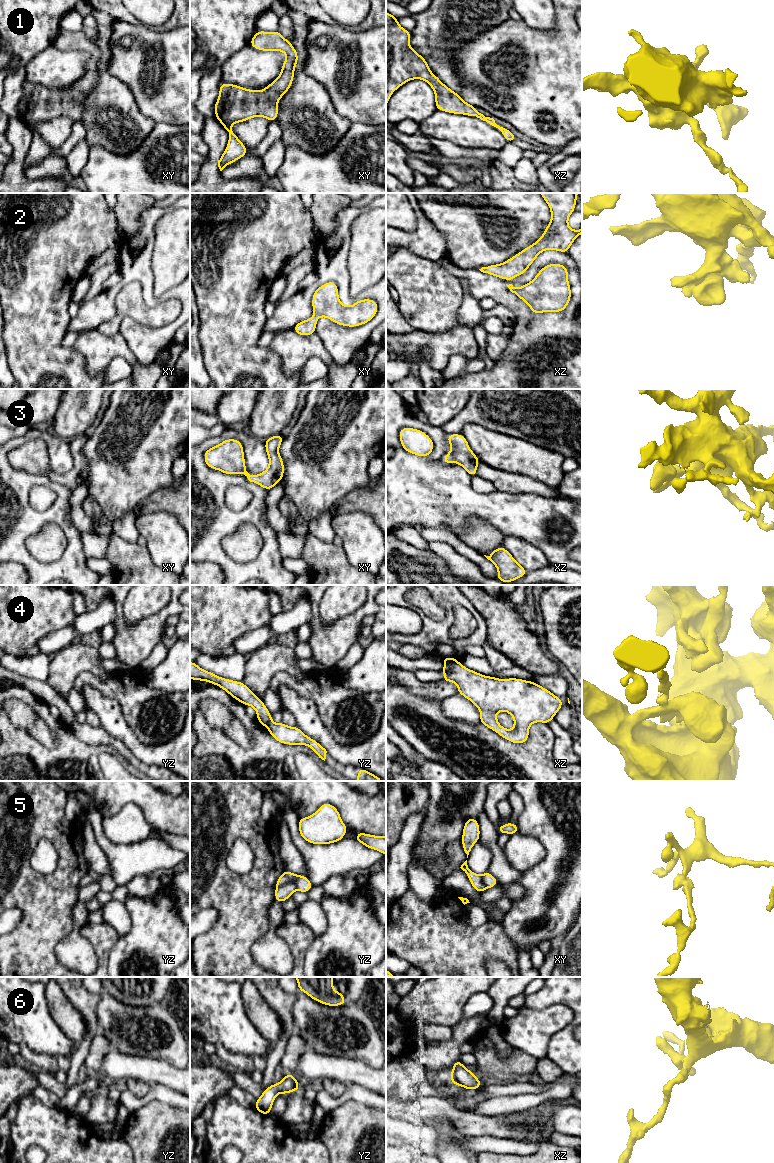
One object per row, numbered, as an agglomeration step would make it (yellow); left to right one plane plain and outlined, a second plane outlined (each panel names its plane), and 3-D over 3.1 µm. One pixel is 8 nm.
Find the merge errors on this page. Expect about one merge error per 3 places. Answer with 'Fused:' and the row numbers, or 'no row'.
Fused: 4, 5

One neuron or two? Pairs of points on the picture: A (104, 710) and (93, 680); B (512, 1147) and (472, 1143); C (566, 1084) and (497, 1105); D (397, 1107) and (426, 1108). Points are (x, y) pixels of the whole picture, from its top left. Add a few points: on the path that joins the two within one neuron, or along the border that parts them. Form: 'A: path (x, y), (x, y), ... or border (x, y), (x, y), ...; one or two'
A: border (82, 691), (90, 685), (116, 700); two
B: path (502, 1146), (493, 1143), (482, 1143); one
C: path (549, 1095), (514, 1104); one
D: path (404, 1108), (419, 1108); one

